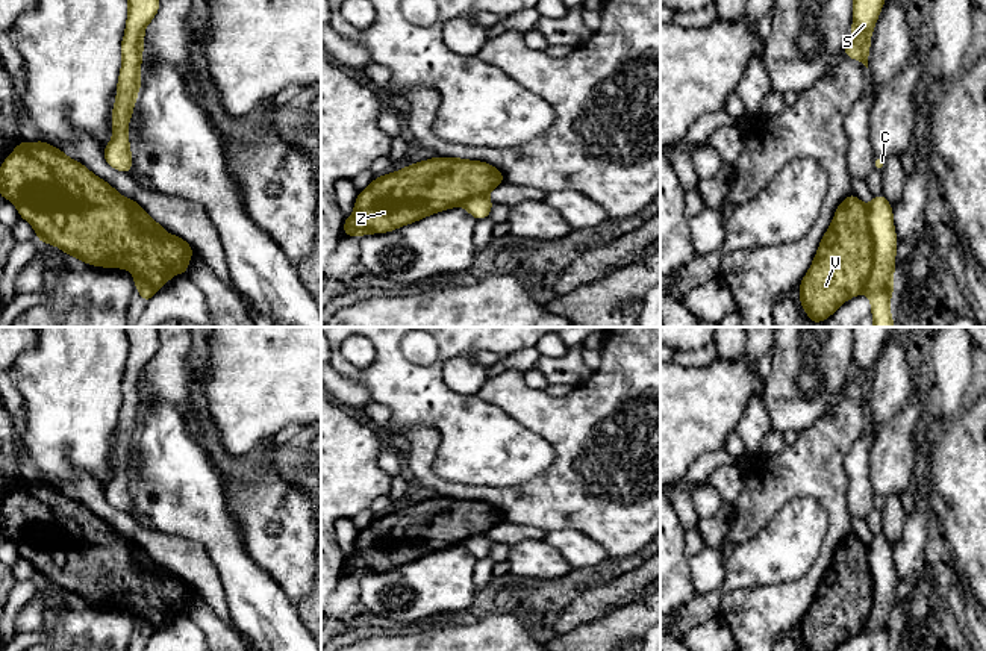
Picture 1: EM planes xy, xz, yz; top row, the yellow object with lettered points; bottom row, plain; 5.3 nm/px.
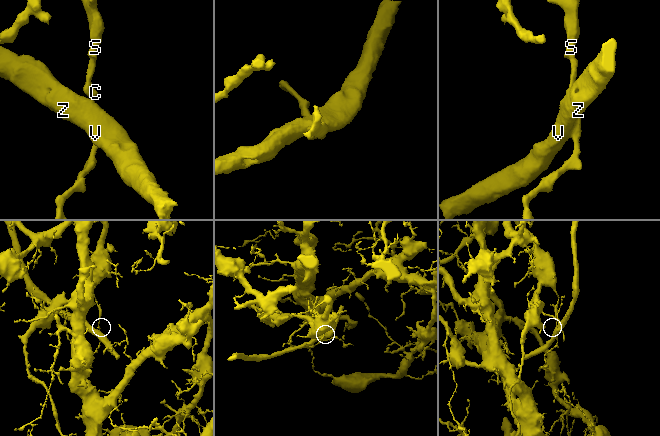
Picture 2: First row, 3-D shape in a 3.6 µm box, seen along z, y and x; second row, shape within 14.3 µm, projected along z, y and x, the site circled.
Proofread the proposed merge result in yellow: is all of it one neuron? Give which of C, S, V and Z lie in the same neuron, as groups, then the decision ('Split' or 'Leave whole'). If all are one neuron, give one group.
Groups: C S / V Z. Split

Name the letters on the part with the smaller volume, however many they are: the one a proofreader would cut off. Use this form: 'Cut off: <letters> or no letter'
Cut off: V, Z

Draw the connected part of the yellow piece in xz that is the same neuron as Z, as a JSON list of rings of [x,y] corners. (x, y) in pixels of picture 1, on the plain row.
[[[433,497],[397,512],[376,516],[359,531],[354,553],[344,559],[344,574],[386,572],[423,556],[486,534],[504,521],[491,503],[459,497]]]

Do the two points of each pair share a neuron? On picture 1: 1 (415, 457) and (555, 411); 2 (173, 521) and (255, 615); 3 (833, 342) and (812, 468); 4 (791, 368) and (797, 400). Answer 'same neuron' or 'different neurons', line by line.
1: same neuron
2: same neuron
3: different neurons
4: same neuron

